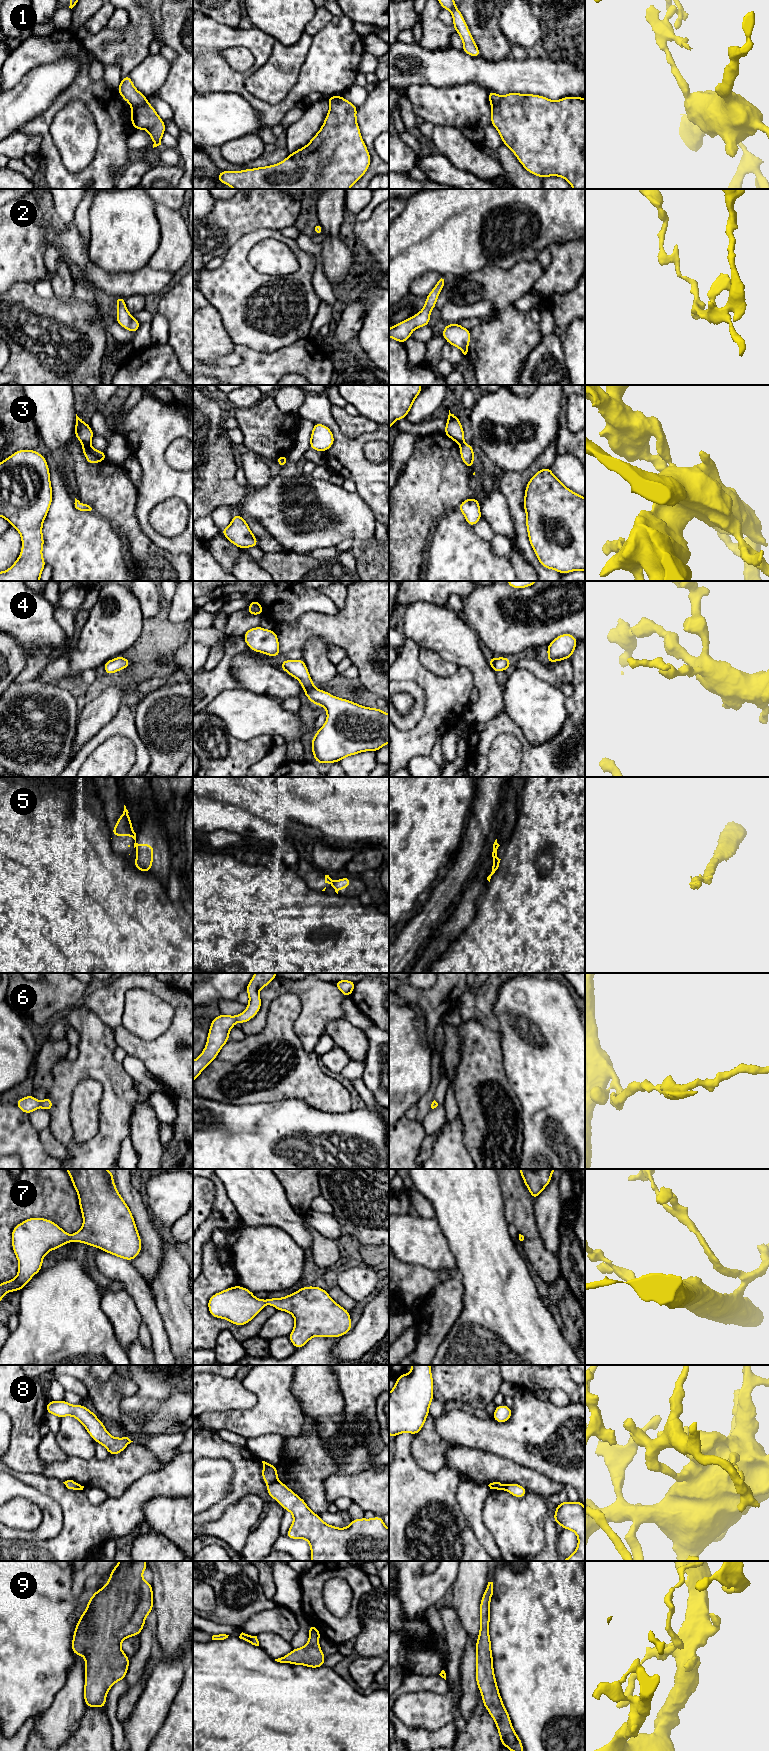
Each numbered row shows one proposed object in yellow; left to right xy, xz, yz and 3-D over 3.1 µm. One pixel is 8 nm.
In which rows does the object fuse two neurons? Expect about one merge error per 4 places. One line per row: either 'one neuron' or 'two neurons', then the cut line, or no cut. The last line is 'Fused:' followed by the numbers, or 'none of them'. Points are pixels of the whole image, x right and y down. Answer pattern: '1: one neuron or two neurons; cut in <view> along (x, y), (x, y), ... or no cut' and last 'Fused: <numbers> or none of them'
1: two neurons; cut in xy along (146, 101), (132, 106)
2: one neuron; no cut
3: two neurons; cut in xy along (83, 444), (89, 445)
4: one neuron; no cut
5: two neurons; cut in yz along (494, 843), (493, 857)
6: one neuron; no cut
7: one neuron; no cut
8: two neurons; cut in xz along (277, 1480), (269, 1485)
9: one neuron; no cut
Fused: 1, 3, 5, 8

